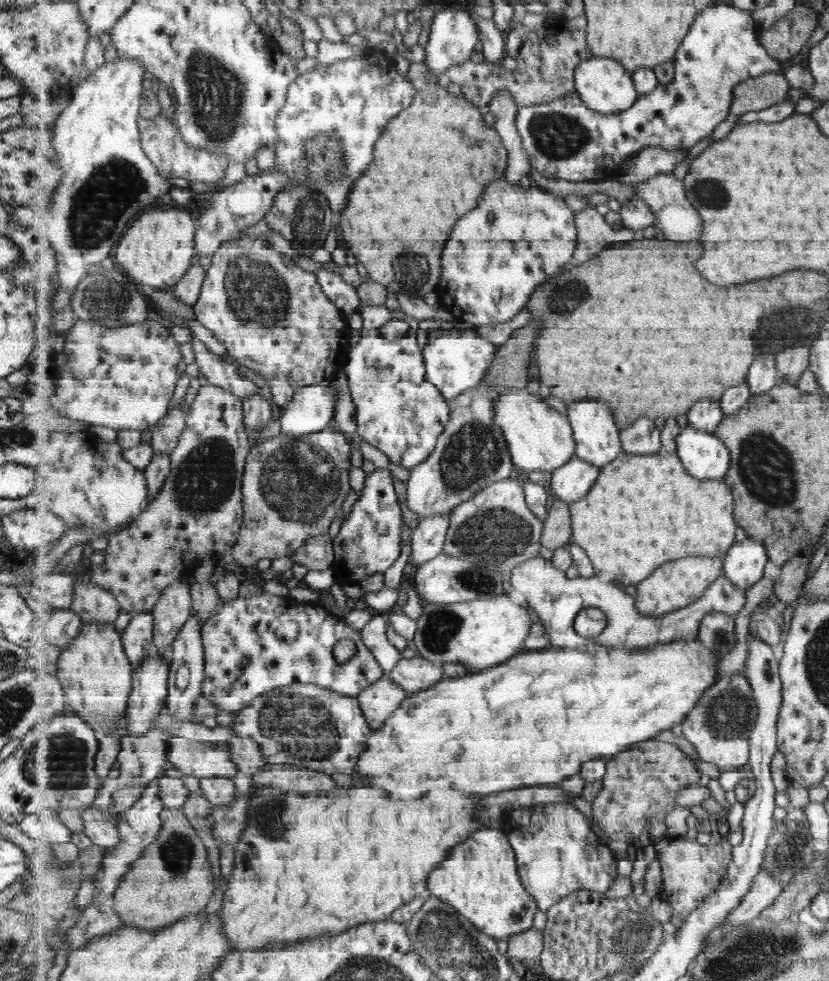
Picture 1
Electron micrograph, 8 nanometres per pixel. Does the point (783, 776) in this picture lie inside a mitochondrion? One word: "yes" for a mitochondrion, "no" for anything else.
no

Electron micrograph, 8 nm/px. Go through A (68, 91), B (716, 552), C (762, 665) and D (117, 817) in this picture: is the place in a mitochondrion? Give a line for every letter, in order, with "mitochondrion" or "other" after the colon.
A: other
B: other
C: other
D: other

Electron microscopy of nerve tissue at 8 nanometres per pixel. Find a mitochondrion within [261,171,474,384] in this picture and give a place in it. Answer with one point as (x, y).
(309, 218)

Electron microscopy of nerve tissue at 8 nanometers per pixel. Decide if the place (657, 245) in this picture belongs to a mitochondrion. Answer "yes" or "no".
no

